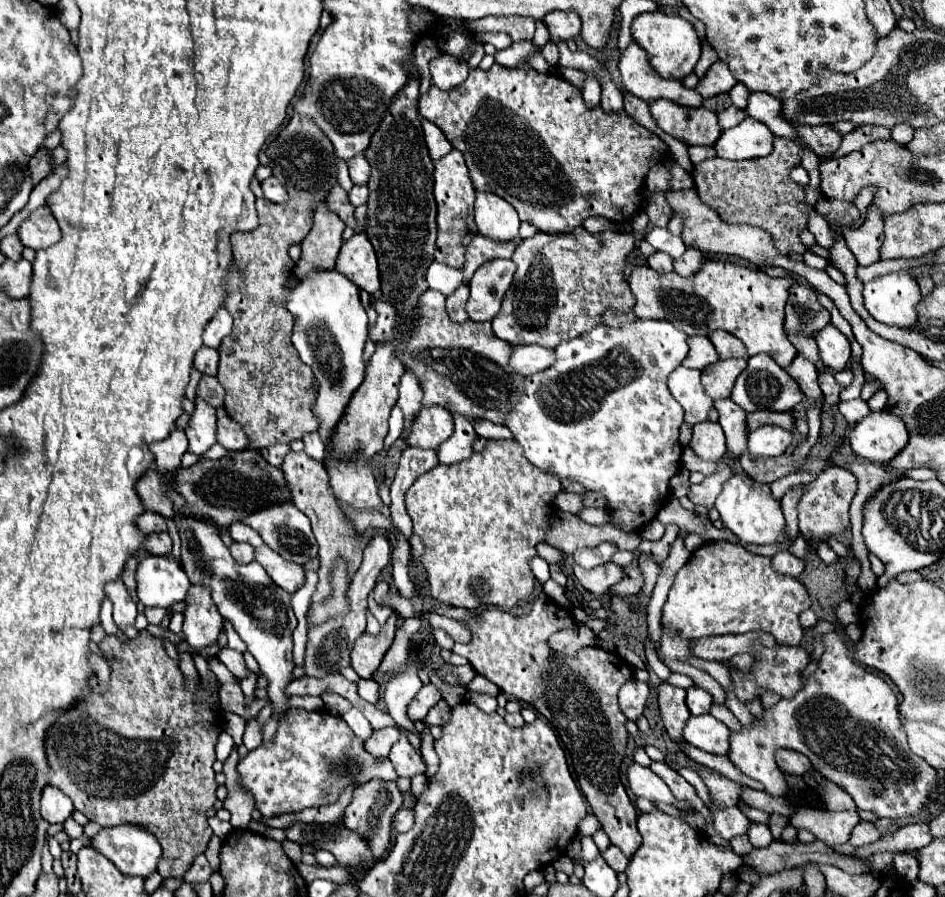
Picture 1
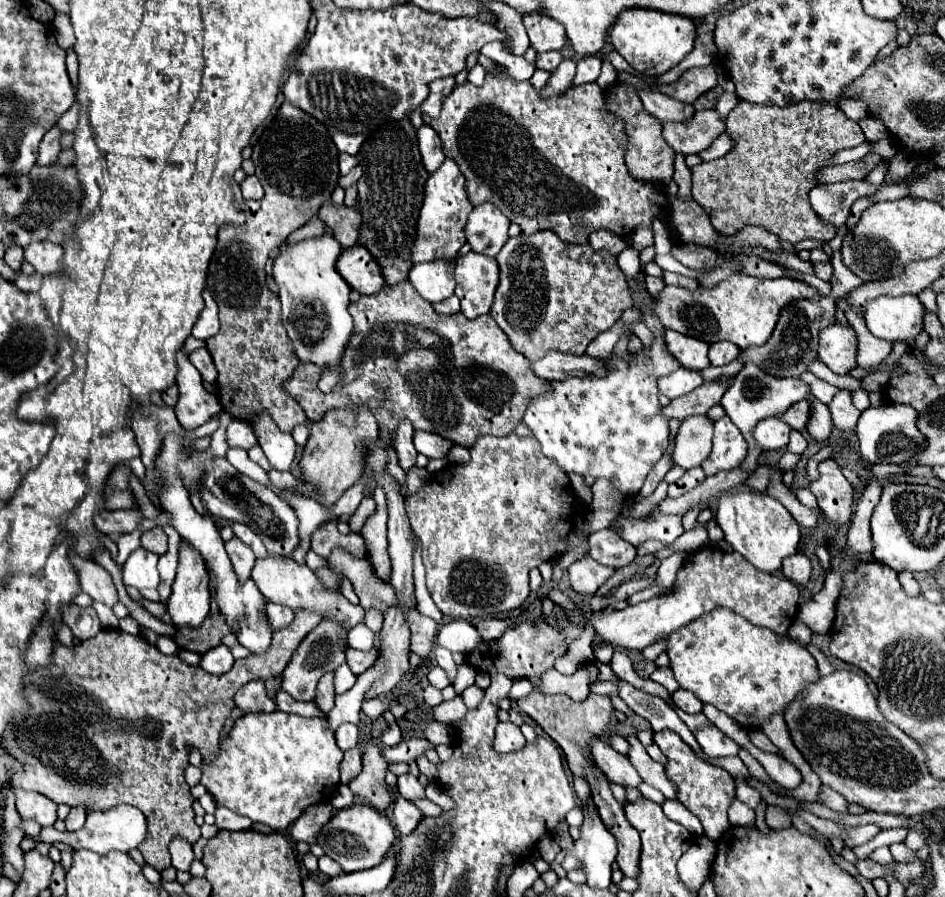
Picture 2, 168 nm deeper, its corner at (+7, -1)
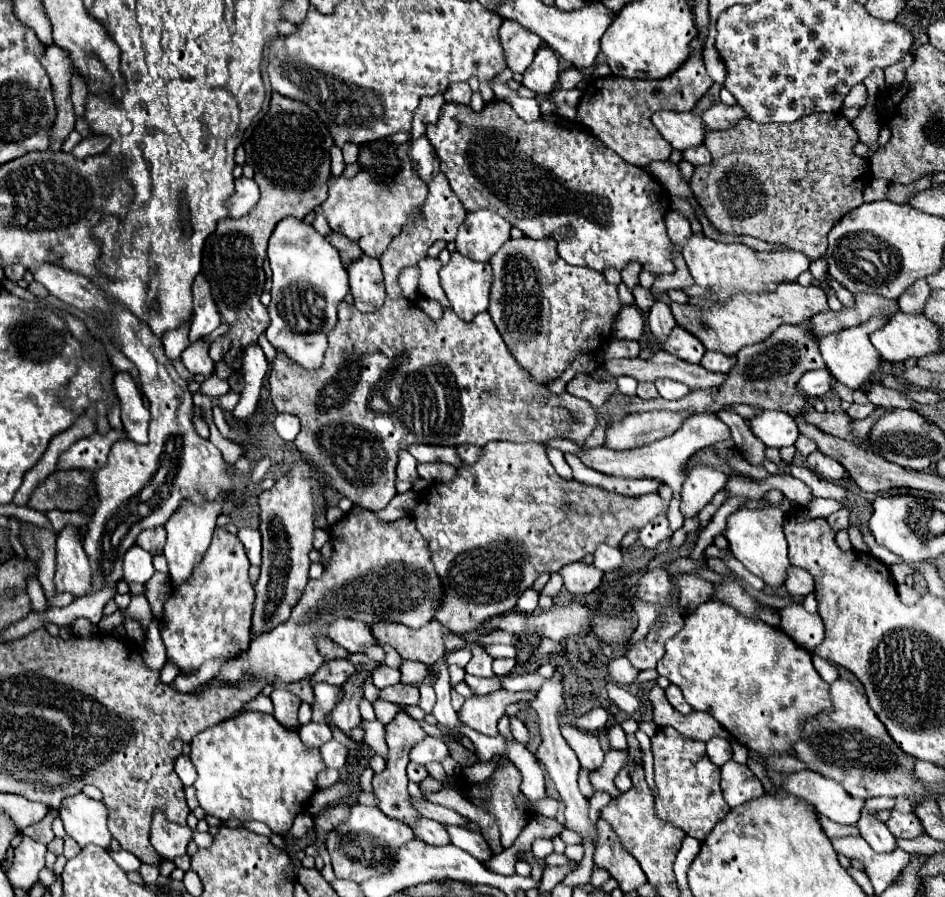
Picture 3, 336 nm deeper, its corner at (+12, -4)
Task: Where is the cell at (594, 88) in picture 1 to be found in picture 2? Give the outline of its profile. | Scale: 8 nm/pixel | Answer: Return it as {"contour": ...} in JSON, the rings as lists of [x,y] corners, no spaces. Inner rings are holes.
{"contour":[[[565,59],[561,65],[551,73],[547,85],[539,91],[541,97],[553,97],[553,93],[561,93],[563,89],[567,89],[571,85],[575,77],[575,61]]]}

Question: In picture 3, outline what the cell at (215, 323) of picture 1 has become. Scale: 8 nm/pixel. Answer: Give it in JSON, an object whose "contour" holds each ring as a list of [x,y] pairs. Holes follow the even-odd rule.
{"contour":[[[198,274],[192,284],[192,298],[194,298],[194,318],[190,324],[190,342],[196,342],[220,326],[220,314],[216,312],[212,292],[202,274]]]}

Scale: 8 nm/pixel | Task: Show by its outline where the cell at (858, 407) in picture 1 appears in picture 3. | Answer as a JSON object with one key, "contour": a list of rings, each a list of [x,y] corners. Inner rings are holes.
{"contour":[[[876,316],[876,320],[868,320],[868,324],[860,324],[860,326],[854,326],[854,328],[846,328],[846,330],[822,336],[822,340],[820,340],[820,354],[822,354],[824,362],[826,362],[828,372],[838,382],[842,382],[844,386],[848,386],[850,390],[858,390],[878,370],[878,366],[880,366],[880,354],[872,348],[868,336],[876,328],[880,328],[880,324],[886,318],[888,316]]]}

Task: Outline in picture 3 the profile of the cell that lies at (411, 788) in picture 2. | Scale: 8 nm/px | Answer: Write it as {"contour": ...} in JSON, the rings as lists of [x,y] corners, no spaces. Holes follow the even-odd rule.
{"contour":[[[410,798],[410,804],[414,806],[414,810],[424,816],[424,818],[430,818],[430,820],[436,820],[440,824],[458,824],[458,826],[464,826],[466,824],[466,818],[456,814],[454,810],[448,810],[444,806],[438,806],[438,804],[432,804],[424,798]]]}

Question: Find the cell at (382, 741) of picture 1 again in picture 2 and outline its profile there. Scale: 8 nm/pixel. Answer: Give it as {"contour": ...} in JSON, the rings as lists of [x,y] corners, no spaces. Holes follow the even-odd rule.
{"contour":[[[353,747],[345,751],[345,757],[341,761],[341,783],[353,781],[361,773],[361,749]]]}

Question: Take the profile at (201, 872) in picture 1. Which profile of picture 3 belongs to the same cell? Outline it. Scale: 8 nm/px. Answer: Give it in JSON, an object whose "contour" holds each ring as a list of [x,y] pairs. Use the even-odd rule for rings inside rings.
{"contour":[[[154,812],[152,820],[152,846],[164,860],[174,860],[186,854],[186,846],[192,840],[192,830],[188,826],[178,826],[164,820],[162,812]]]}

